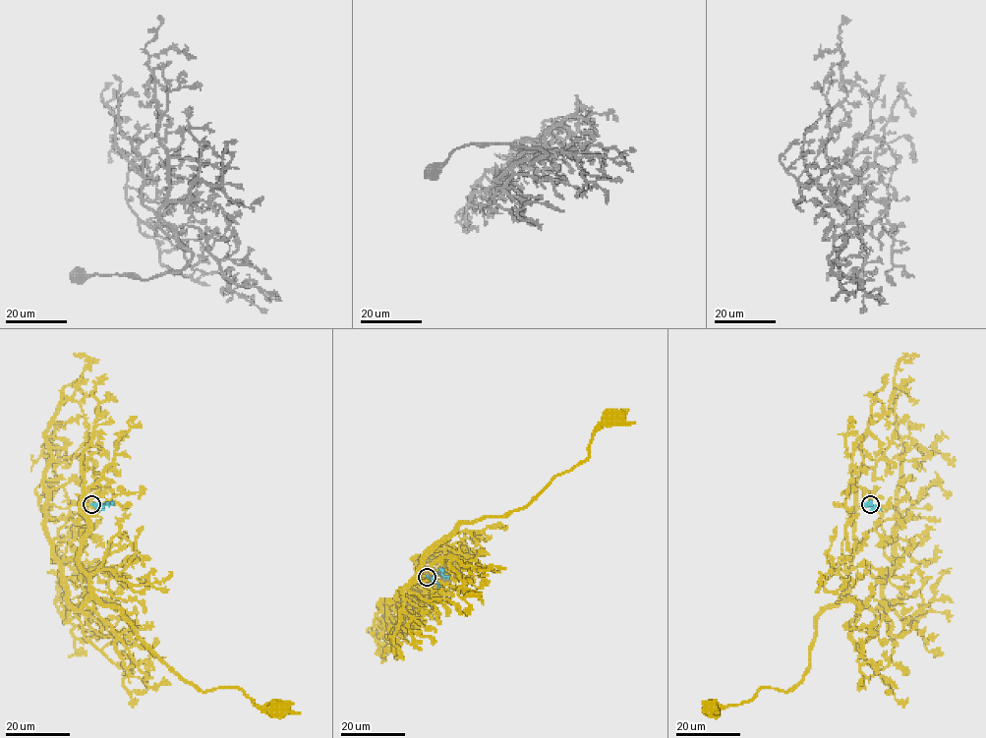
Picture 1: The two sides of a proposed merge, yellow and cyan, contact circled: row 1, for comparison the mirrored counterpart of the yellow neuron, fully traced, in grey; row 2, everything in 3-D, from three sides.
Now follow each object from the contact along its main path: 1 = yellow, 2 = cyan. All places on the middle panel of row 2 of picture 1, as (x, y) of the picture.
1: (427, 577), (416, 564), (424, 561), (415, 558), (461, 523), (525, 507), (588, 457), (592, 435), (611, 418)
2: (427, 577), (440, 573), (448, 579)

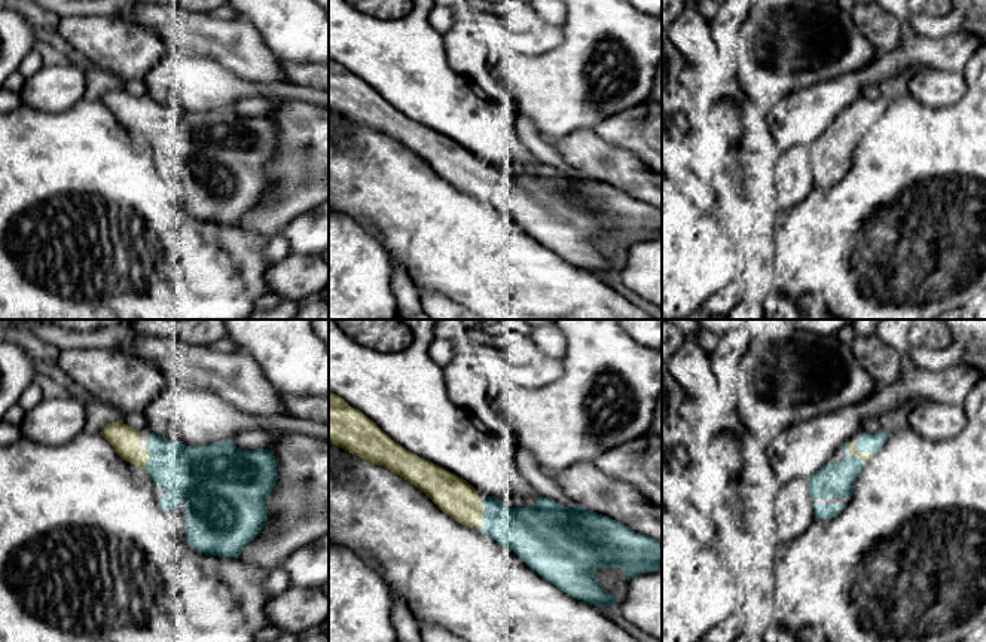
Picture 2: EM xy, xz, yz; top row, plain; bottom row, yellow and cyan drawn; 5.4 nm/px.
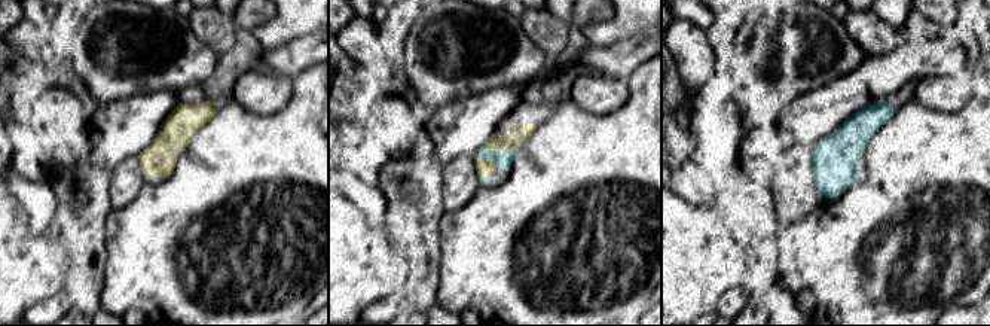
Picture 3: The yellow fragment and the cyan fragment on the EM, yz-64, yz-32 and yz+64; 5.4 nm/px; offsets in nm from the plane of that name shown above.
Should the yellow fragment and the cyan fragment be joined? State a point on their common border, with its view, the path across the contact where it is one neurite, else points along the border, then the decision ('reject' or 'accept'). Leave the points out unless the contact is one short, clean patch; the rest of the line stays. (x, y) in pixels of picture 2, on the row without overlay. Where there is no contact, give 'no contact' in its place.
contact yz (852, 122); accept

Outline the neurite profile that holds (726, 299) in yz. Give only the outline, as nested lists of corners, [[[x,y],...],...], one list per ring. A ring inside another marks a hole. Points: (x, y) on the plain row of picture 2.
[[[729,284],[709,297],[702,306],[700,311],[708,317],[720,315],[726,317],[738,303],[738,284]]]

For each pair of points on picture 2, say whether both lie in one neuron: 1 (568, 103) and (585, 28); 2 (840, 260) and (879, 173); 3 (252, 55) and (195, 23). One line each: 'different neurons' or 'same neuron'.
1: same neuron
2: same neuron
3: same neuron

